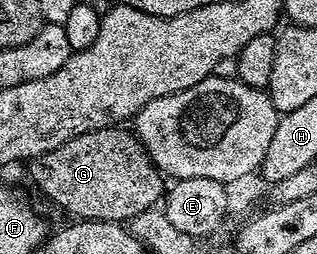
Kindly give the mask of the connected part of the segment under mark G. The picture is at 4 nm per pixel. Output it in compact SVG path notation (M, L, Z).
M127 127L99 128L78 138L70 138L70 142L62 142L62 146L37 156L30 164L32 180L36 183L37 190L76 220L131 222L147 208L157 207L166 195L165 177L148 157L144 143L136 137L135 131L128 129L127 132L124 128Z

